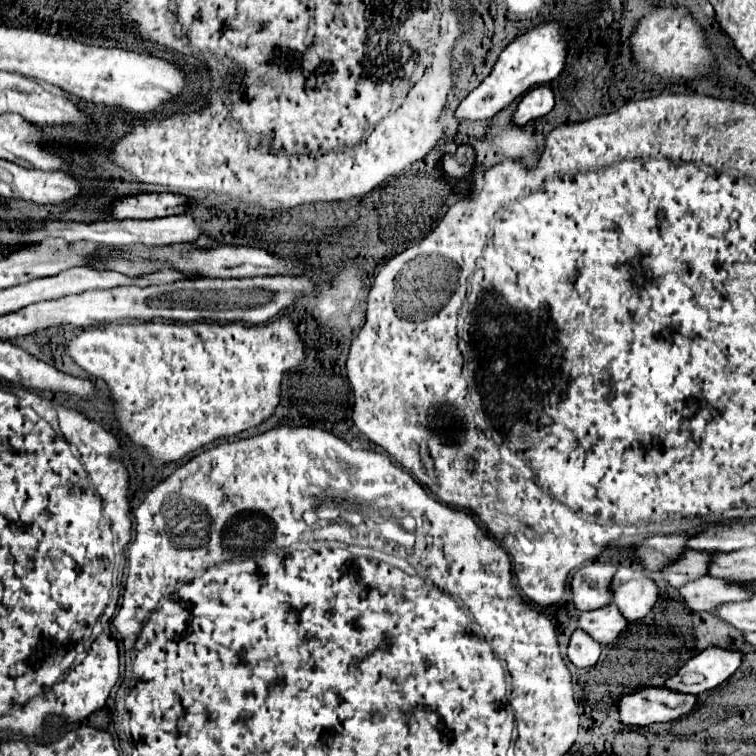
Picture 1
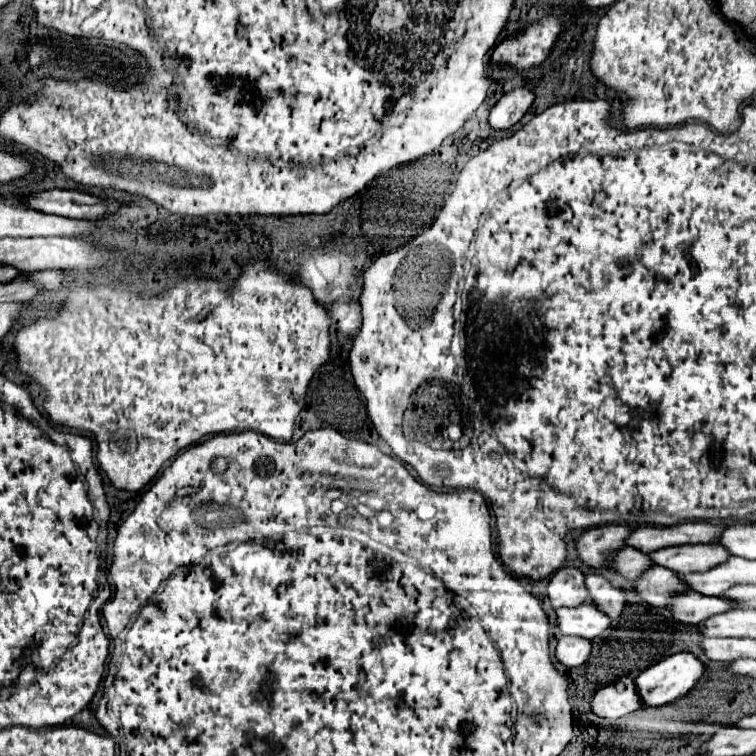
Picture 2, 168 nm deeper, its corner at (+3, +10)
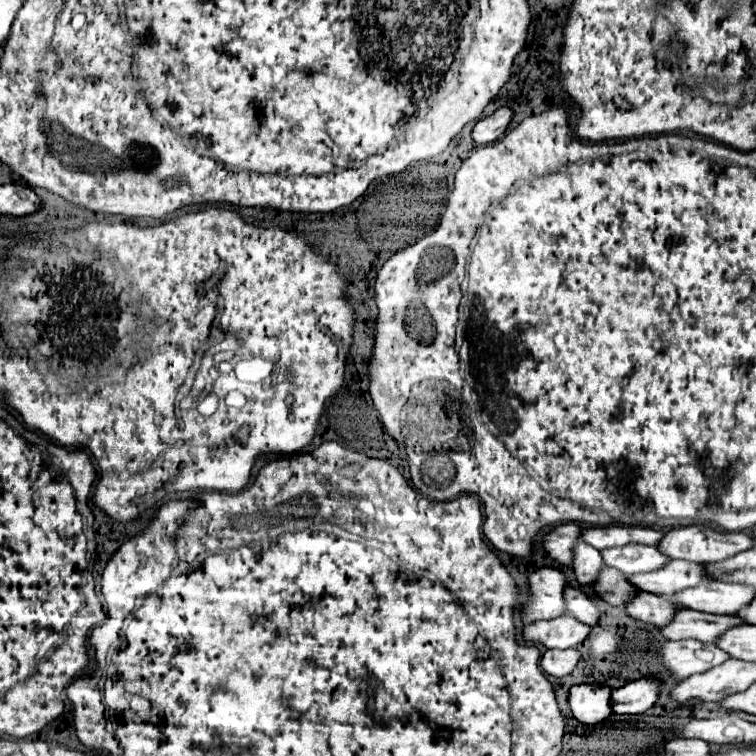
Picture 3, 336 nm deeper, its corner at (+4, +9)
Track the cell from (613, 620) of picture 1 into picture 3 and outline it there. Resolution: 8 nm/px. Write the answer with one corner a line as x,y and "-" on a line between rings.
561,615
549,621
537,621
523,627
523,639
527,643
543,645
545,649
571,649
577,647
589,635
591,627
579,623
569,615

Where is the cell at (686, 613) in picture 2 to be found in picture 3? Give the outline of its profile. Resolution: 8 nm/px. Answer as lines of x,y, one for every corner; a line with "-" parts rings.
645,591
635,593
627,601
627,615
631,619
643,621
643,623
649,623
655,627
667,625
677,611
679,611
679,607
675,603
655,597
655,595
649,595

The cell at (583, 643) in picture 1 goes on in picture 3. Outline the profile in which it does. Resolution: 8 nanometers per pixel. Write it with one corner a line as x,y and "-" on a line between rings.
551,649
551,651
543,653
541,667
553,677
565,677
575,669
577,661
579,661
579,651
577,649
565,649
565,651

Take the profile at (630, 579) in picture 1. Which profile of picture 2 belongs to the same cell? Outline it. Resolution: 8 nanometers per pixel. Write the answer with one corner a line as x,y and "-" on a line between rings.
598,574
586,576
586,586
590,590
590,598
602,612
606,612
610,618
618,618
622,614
626,606
626,588
620,588

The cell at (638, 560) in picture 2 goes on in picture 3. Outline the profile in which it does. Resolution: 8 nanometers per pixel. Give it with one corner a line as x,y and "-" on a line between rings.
581,541
577,545
573,545
573,559
571,559
569,571
577,583
581,583
581,585
593,583
601,565
603,563
601,563
601,555
597,549
593,549

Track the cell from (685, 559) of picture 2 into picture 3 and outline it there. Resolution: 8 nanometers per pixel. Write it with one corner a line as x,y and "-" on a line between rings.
625,545
625,547
611,547
601,551
603,563
613,567
621,573
649,573
661,569
669,559
657,549
647,545

